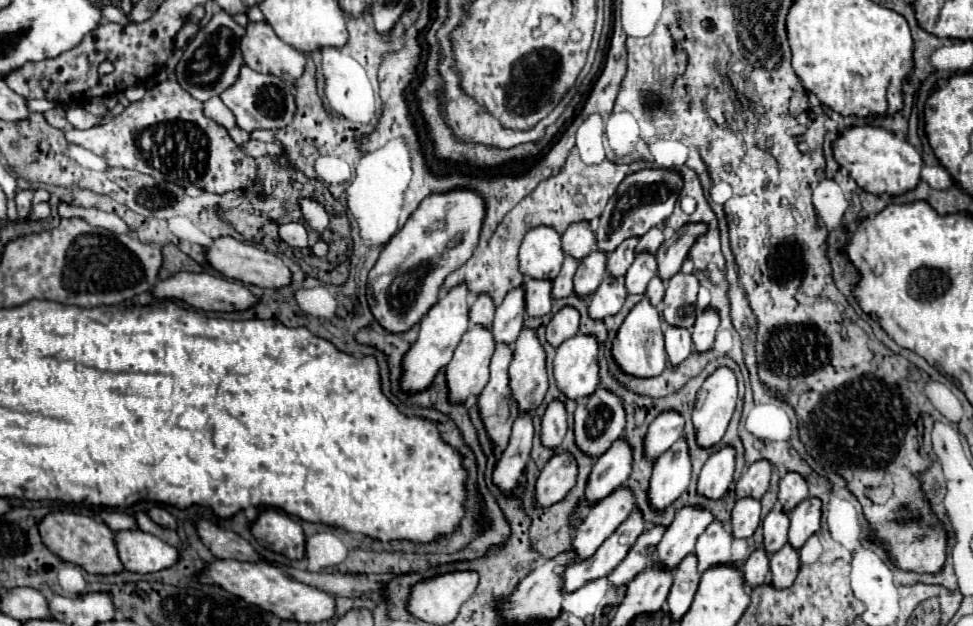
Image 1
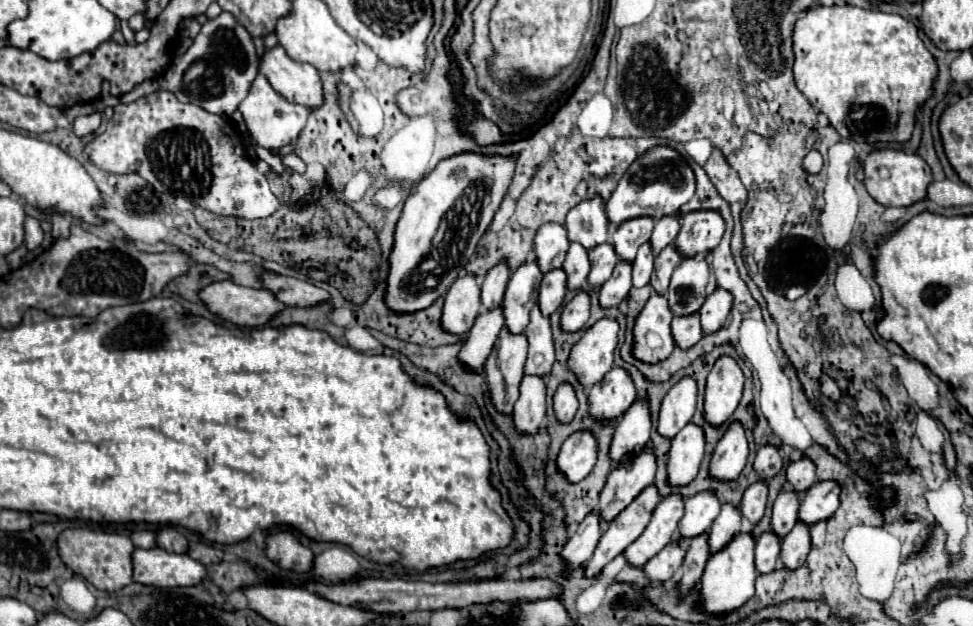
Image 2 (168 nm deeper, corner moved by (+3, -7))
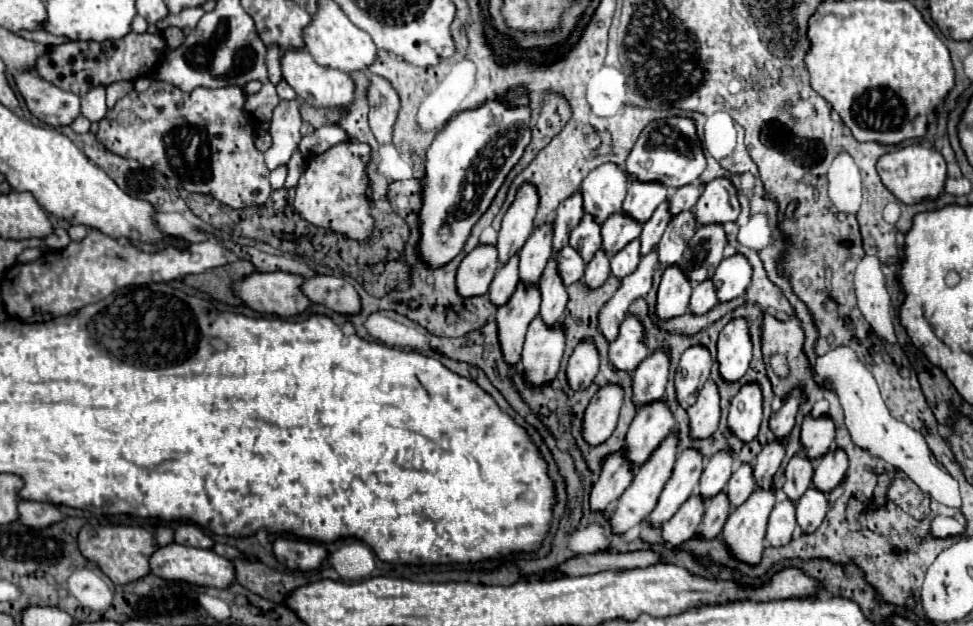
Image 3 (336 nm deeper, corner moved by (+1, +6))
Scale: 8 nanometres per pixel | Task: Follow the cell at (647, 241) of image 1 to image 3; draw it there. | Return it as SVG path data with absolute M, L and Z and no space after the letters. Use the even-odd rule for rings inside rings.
M694 182L694 184L682 186L682 188L670 190L670 196L668 196L668 212L672 216L678 216L684 210L692 210L694 204L696 204L696 200L702 194L702 188L704 188L704 184Z

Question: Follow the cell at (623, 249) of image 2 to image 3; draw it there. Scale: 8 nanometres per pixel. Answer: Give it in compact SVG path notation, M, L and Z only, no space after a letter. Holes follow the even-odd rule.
M630 182L628 194L622 206L622 214L630 216L638 224L646 224L654 210L666 200L668 190L662 184L642 184Z

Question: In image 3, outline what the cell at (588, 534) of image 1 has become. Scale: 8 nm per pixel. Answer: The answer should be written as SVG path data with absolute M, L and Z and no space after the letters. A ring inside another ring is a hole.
M662 400L642 406L626 434L626 460L634 468L646 464L652 452L672 434L674 428L676 420Z

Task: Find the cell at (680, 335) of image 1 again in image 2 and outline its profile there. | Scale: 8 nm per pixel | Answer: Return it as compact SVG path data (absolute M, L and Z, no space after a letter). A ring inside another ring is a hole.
M692 313L692 317L674 317L672 321L672 335L678 347L688 349L696 345L702 337L704 331L700 329L700 313Z

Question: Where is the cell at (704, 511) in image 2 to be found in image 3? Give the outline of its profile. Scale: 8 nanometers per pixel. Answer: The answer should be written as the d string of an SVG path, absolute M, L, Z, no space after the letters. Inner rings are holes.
M718 452L710 458L710 462L706 464L700 484L698 484L698 496L702 496L704 500L720 494L728 480L732 476L732 456L730 452Z

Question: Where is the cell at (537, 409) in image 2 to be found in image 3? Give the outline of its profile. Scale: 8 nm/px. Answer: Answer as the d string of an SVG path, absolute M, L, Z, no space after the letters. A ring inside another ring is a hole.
M540 316L528 328L524 350L522 350L522 378L528 386L548 386L560 368L564 354L564 332L562 328L548 328Z

